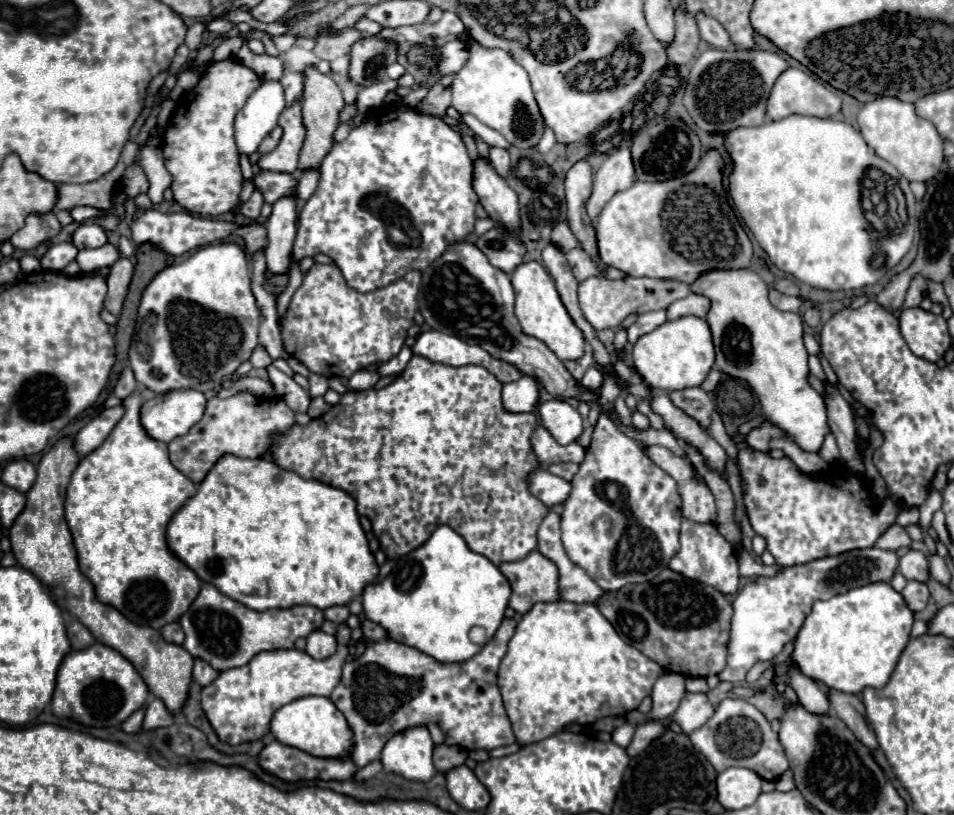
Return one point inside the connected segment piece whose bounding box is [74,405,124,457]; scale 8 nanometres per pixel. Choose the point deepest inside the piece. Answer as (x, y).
(90, 436)

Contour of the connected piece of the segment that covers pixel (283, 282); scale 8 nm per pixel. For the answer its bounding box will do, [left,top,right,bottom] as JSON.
[264,271,288,295]

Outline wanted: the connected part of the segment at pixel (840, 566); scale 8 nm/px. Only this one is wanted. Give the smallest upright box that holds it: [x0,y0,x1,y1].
[718,547,898,681]

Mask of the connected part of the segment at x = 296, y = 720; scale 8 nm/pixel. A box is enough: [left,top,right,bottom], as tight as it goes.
[270,697,354,759]

